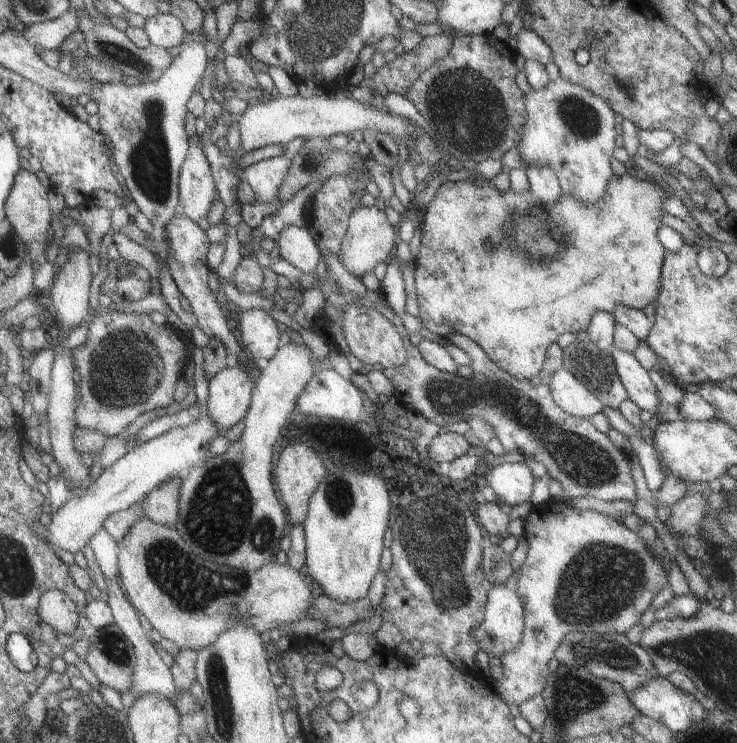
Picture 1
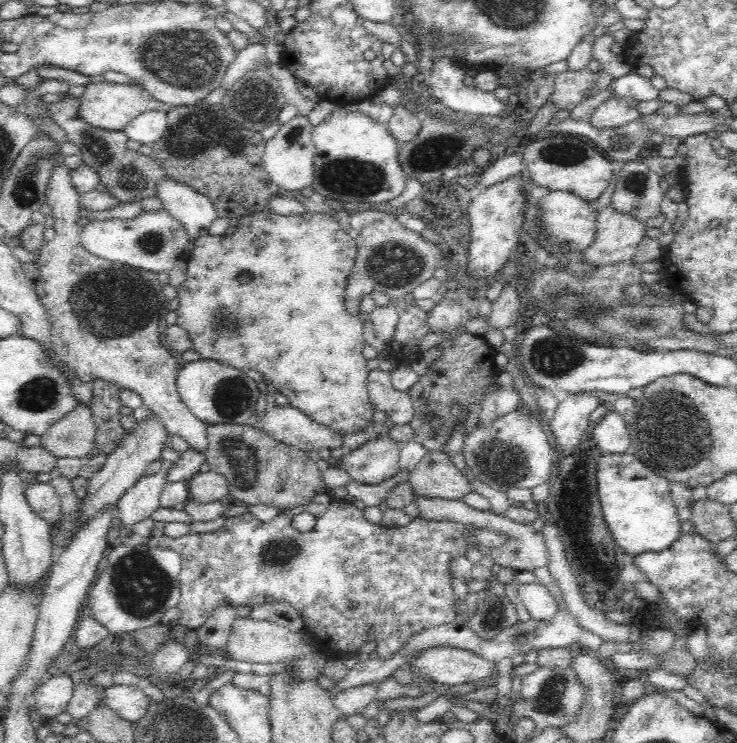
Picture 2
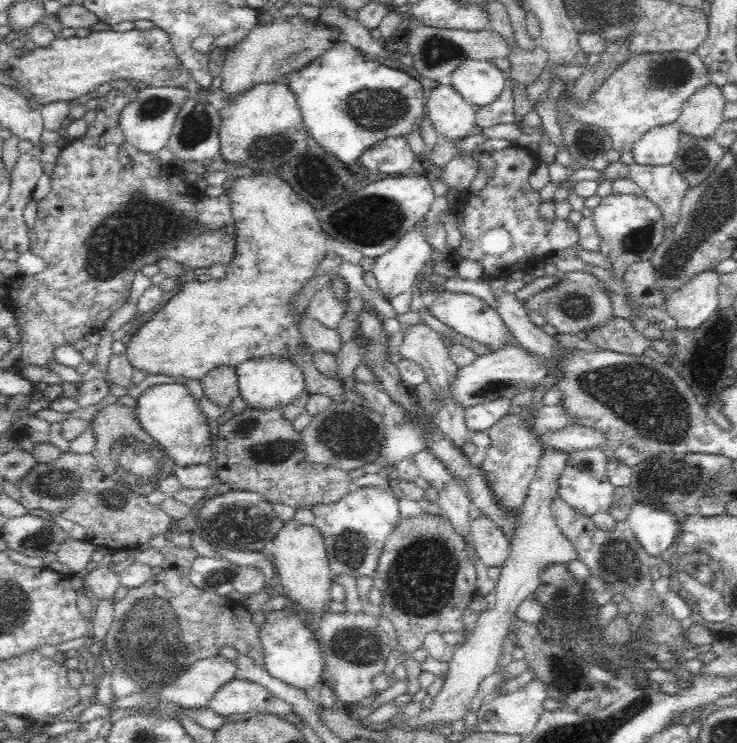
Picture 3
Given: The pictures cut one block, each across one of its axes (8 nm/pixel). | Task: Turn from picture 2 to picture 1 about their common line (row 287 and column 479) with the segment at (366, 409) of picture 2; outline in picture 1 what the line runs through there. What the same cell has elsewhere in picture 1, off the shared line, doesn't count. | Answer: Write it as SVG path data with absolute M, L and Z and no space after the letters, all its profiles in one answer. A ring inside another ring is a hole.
M627 173L623 175L613 174L609 178L605 194L593 204L579 204L571 196L560 194L553 206L539 204L531 196L529 190L515 192L509 188L509 190L501 192L493 187L489 180L480 176L454 182L445 181L437 188L435 196L431 198L425 208L423 222L421 222L420 248L413 262L413 278L419 310L418 320L435 337L447 338L451 334L465 335L481 347L481 350L509 376L520 379L531 378L539 372L547 347L557 342L557 338L563 333L571 332L571 334L576 335L577 332L584 331L593 312L601 310L601 312L611 314L611 310L617 304L642 310L646 304L654 302L655 296L657 296L657 288L659 288L661 264L663 264L663 258L665 258L667 252L657 241L655 234L661 228L659 220L665 214L661 205L671 196L668 190L666 191L656 182L650 179L635 179ZM483 240L491 240L495 244L495 250L485 252L481 248Z

